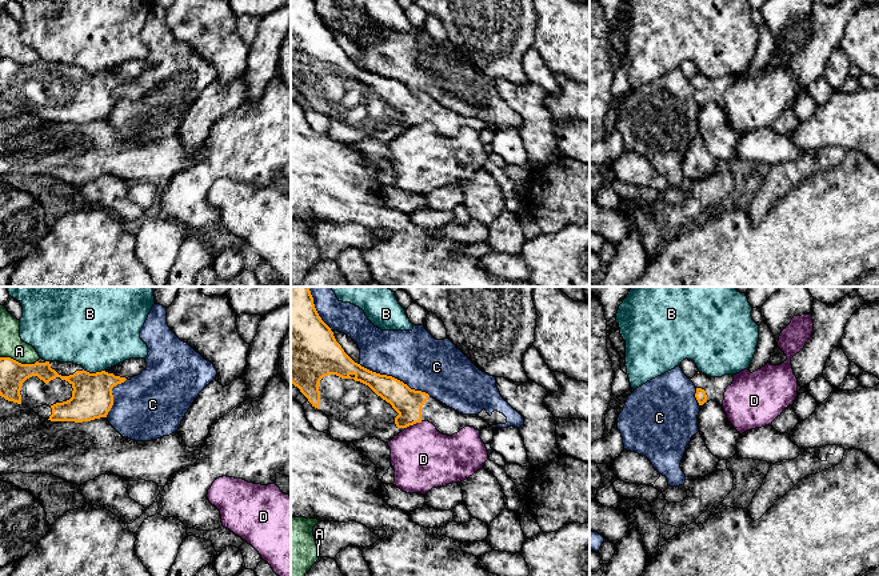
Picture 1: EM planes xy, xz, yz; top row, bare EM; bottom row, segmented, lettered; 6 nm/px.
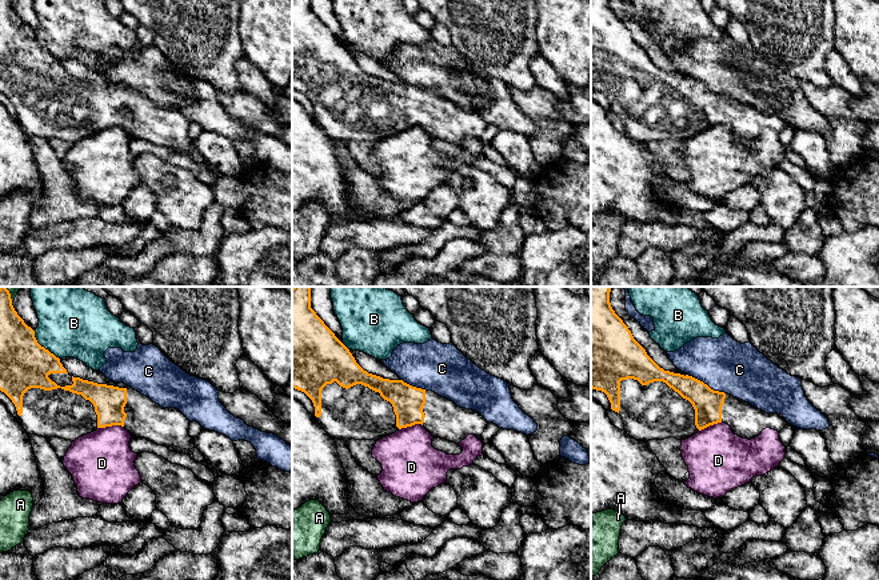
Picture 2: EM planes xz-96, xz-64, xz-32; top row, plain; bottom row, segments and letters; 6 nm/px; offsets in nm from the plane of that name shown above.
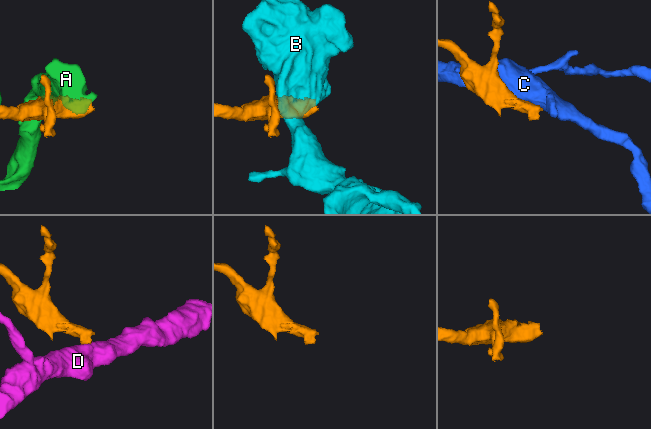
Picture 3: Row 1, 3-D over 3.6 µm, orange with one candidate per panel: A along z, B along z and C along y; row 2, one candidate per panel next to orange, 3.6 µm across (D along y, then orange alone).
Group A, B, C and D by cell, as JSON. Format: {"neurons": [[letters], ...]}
{"neurons": [["A"], ["B"], ["C"], ["D"]]}

